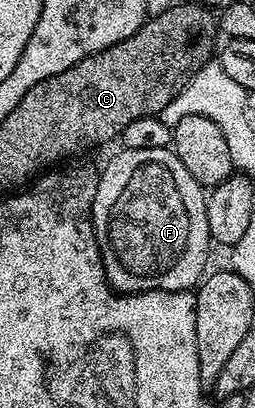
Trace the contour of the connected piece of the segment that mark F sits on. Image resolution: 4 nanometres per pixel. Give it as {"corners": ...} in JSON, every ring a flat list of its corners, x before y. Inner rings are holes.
{"corners":[[120,148,119,154,108,163,104,169,101,169,99,173,99,182,97,183,97,195,93,199,93,207,91,208,91,222,95,228,95,234,97,235,97,243,99,244,99,250,103,256,103,270,107,272,107,282,111,285,112,289,116,293,144,293,145,291,191,291,198,286,199,282,203,280,205,276,205,270,207,265,207,248,212,248,213,242,209,235,209,219,207,218,207,193,204,186,197,183,197,179,193,179,193,175,189,175,189,171,185,171,185,163,181,163,181,159,177,159,177,155,171,149,158,149,157,151,133,151,132,149]]}

